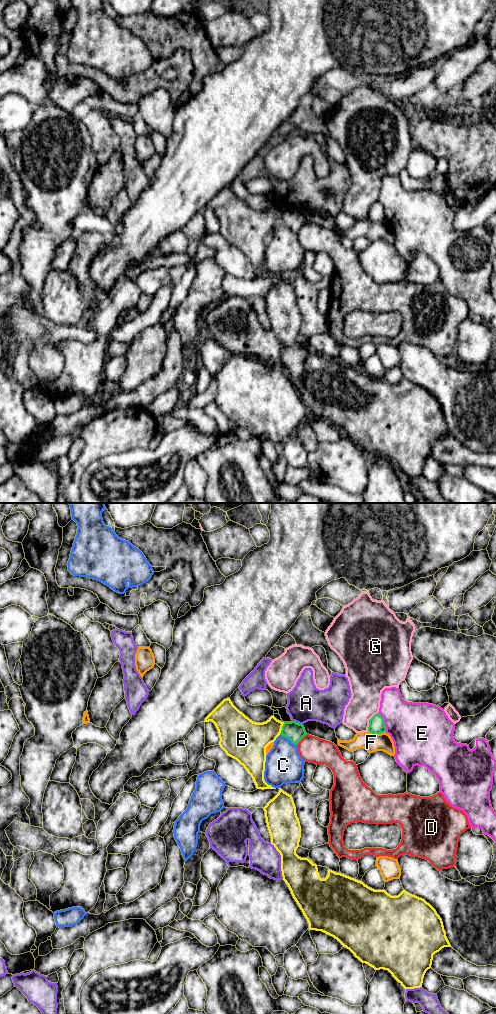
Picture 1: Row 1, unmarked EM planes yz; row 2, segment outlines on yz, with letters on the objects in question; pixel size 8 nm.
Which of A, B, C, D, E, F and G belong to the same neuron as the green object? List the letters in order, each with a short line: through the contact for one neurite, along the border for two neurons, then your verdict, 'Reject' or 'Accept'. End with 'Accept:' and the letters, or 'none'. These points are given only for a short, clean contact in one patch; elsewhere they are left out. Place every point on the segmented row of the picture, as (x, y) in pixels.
A: Reject
B: Line: yz (284, 722), (279, 734). Reject
C: Reject
D: Reject
E: Reject
F: Reject
G: Reject
Accept: none

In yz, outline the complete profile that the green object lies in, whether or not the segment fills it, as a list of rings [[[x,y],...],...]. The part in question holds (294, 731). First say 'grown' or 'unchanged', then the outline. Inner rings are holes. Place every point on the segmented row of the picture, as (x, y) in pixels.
unchanged; [[[295,721],[284,722],[280,733],[280,735],[287,737],[295,745],[297,745],[306,734],[304,726]]]

